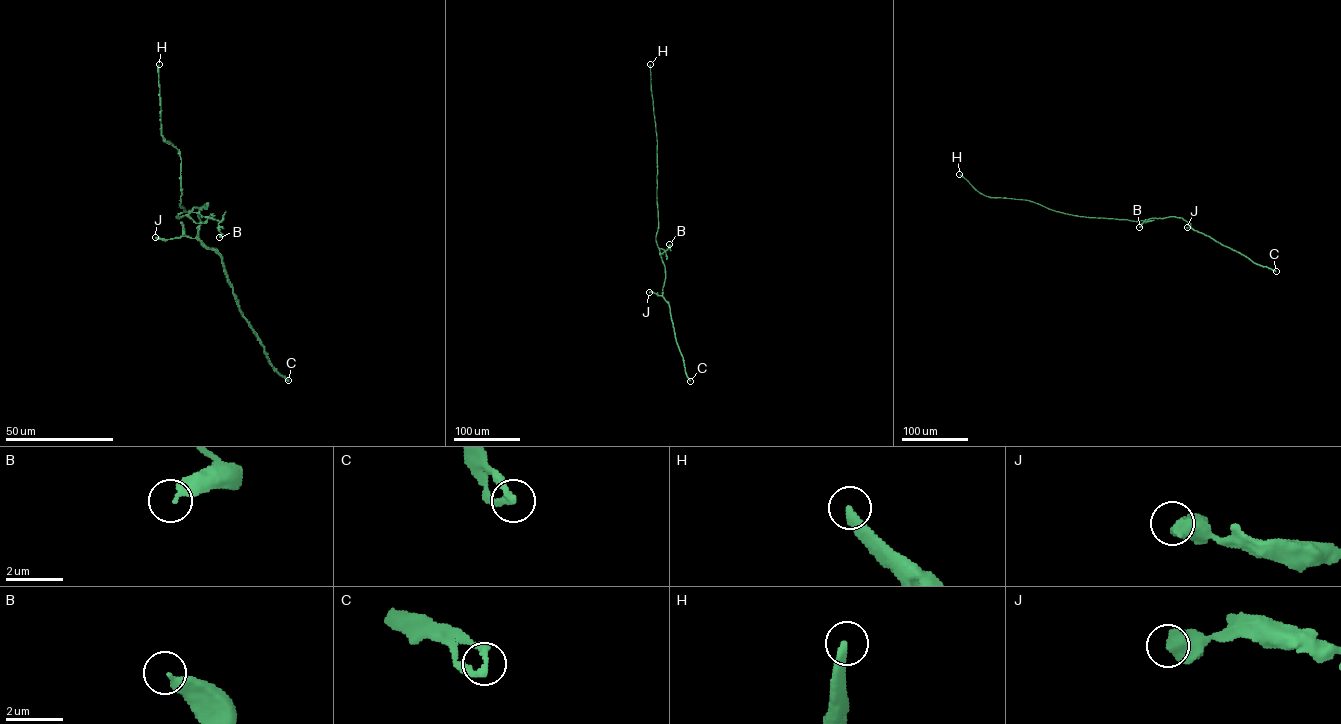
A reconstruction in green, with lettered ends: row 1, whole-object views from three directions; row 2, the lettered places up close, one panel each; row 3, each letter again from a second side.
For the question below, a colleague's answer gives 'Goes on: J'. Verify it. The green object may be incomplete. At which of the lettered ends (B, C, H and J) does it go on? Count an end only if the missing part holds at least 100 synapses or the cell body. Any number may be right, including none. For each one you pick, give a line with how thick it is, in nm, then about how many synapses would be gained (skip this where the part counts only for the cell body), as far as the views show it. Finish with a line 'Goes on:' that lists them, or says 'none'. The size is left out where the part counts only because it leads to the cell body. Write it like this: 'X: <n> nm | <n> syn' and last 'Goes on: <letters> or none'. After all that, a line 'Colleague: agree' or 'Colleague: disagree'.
H: 300 nm | 100 syn
Goes on: H
Colleague: disagree

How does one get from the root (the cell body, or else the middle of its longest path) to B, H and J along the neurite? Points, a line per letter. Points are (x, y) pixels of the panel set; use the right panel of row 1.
B: (1126, 220), (1148, 219), (1139, 227)
H: (1126, 220), (1077, 216), (1027, 200), (987, 196), (959, 174)
J: (1126, 220), (1174, 216), (1186, 221), (1191, 227), (1187, 227)

